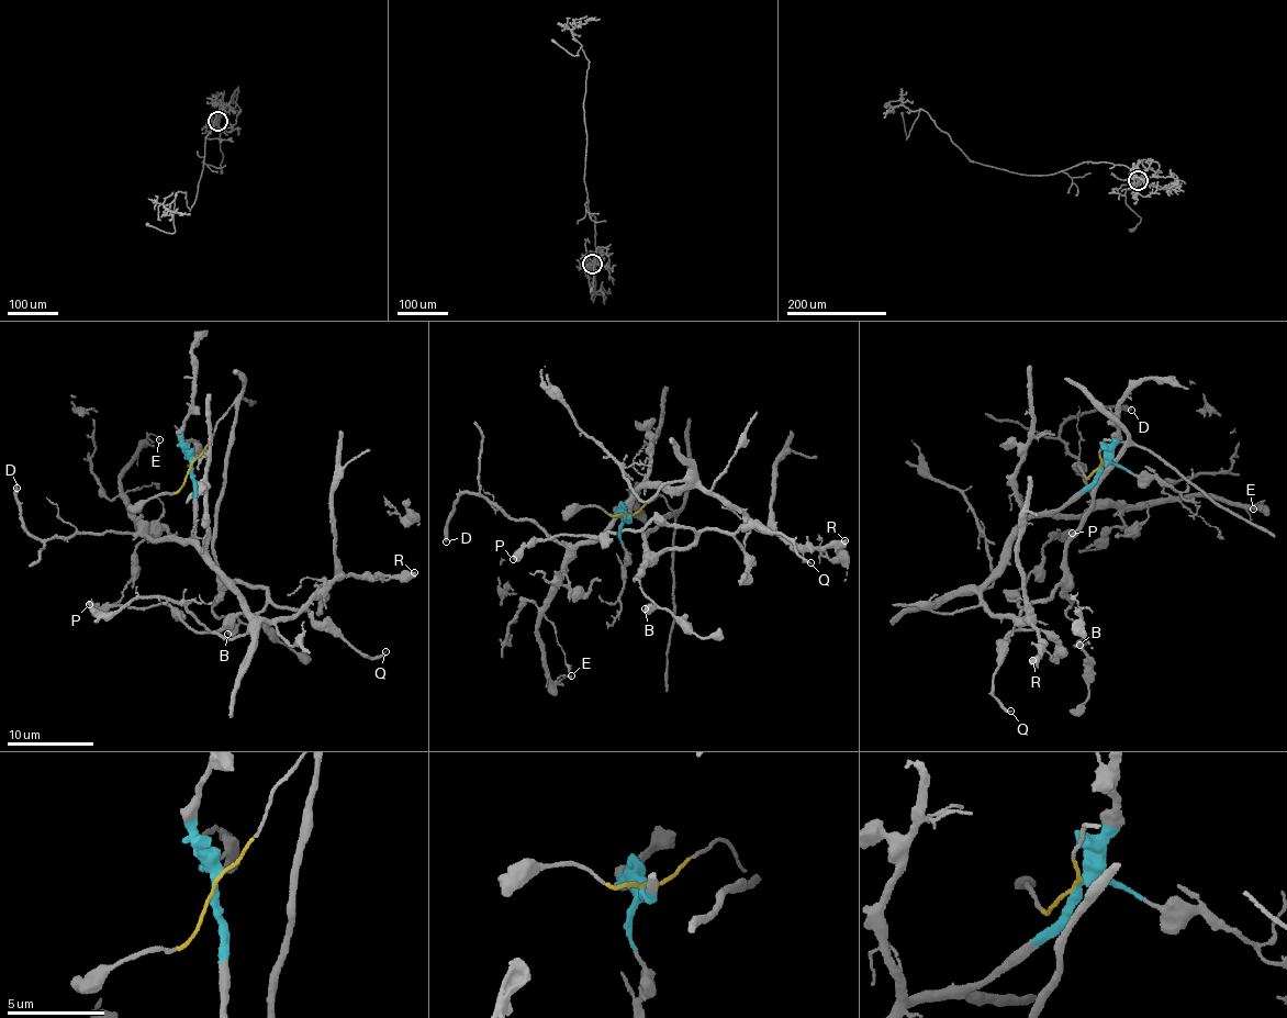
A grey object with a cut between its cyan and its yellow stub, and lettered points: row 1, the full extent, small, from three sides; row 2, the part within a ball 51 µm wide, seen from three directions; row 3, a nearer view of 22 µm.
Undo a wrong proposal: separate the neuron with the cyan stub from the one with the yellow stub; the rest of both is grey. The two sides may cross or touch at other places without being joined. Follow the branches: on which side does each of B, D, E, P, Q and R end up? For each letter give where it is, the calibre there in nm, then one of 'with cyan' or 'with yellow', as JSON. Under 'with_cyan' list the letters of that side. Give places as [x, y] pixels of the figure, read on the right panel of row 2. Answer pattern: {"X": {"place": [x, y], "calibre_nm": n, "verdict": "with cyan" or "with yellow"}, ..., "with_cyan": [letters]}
{"B": {"place": [1080, 645], "calibre_nm": 650, "verdict": "with yellow"}, "D": {"place": [1131, 410], "calibre_nm": 360, "verdict": "with cyan"}, "E": {"place": [1253, 508], "calibre_nm": 130, "verdict": "with cyan"}, "P": {"place": [1072, 533], "calibre_nm": 700, "verdict": "with yellow"}, "Q": {"place": [1010, 711], "calibre_nm": 180, "verdict": "with yellow"}, "R": {"place": [1032, 660], "calibre_nm": 550, "verdict": "with cyan"}, "with_cyan": ["D", "E", "R"]}

